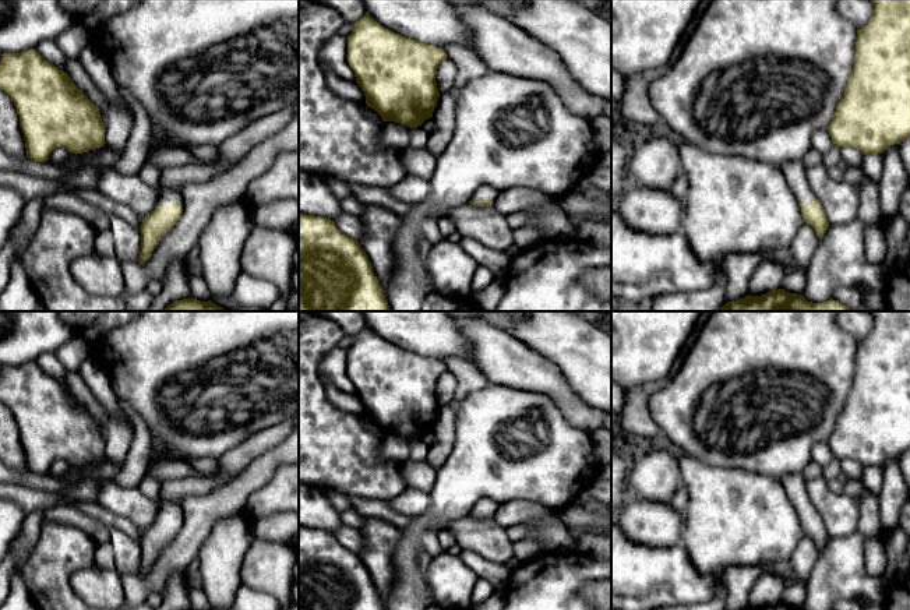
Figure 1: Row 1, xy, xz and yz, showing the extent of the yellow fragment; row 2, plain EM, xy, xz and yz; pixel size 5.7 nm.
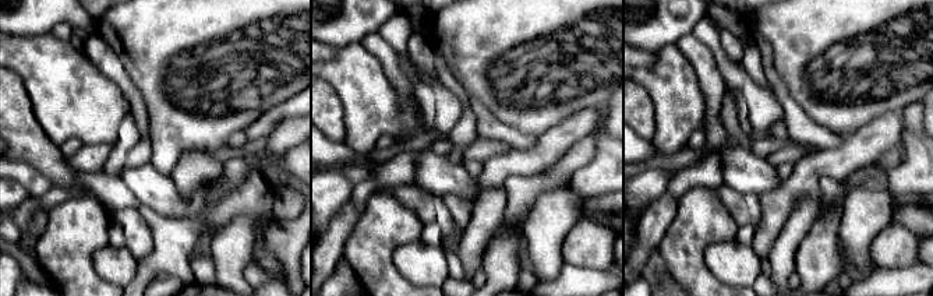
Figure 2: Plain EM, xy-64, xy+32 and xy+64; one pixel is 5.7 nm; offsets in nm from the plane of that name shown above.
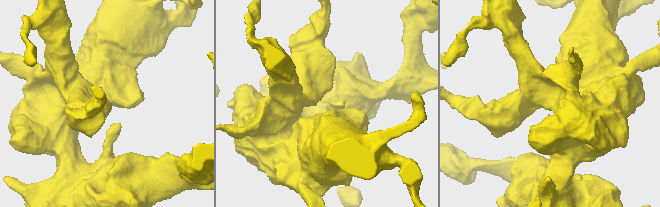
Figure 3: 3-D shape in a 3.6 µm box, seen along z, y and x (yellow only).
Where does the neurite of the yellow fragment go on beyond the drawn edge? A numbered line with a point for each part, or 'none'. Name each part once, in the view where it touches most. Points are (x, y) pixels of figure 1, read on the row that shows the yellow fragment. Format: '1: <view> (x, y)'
1: xy (166, 196)

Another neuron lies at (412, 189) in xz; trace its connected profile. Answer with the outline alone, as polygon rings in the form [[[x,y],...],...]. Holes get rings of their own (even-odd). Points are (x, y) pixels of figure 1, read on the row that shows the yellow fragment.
[[[412,174],[388,190],[395,198],[408,204],[423,201],[430,195],[428,181]]]

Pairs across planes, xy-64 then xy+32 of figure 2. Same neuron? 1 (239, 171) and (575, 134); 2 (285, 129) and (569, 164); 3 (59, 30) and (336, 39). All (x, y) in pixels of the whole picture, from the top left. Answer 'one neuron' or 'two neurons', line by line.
1: two neurons
2: one neuron
3: two neurons

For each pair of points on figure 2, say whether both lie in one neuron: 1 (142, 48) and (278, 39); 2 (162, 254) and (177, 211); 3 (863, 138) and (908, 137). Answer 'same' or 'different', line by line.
1: same
2: different
3: different

